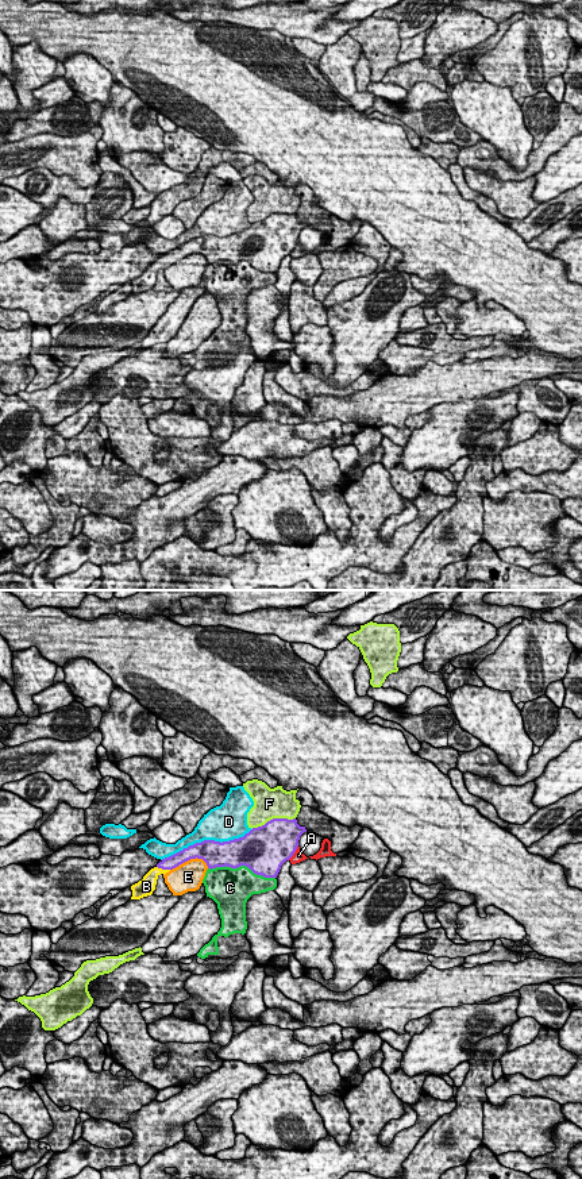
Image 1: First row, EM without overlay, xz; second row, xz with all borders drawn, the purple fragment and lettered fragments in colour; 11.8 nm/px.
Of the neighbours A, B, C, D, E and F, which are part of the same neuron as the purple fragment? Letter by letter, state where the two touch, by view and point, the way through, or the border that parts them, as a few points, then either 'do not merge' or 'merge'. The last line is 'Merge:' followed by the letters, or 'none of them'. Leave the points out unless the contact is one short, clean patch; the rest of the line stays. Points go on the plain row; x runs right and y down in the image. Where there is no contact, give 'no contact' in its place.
A: meets purple in xz at (295, 246); do not merge
B: meets purple in xz at (164, 264); runs through xz (174, 255), (164, 264), (149, 276); merge
C: meets purple in xz at (242, 259); do not merge
D: meets purple in xz at (205, 235); do not merge
E: meets purple in xz at (189, 254); do not merge
F: meets purple in xz at (273, 214); do not merge
Merge: B

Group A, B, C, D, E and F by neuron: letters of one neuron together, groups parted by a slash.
A / B / C / D / E / F

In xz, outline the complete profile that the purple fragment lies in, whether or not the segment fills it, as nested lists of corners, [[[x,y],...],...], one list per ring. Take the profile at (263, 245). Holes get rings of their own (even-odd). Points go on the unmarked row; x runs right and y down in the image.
[[[273,213],[265,220],[253,223],[243,232],[230,236],[204,235],[162,254],[142,276],[131,281],[131,294],[151,290],[161,269],[190,254],[203,254],[208,263],[240,261],[265,273],[277,273],[281,261],[289,255],[298,242],[300,231],[307,227],[297,215]]]

